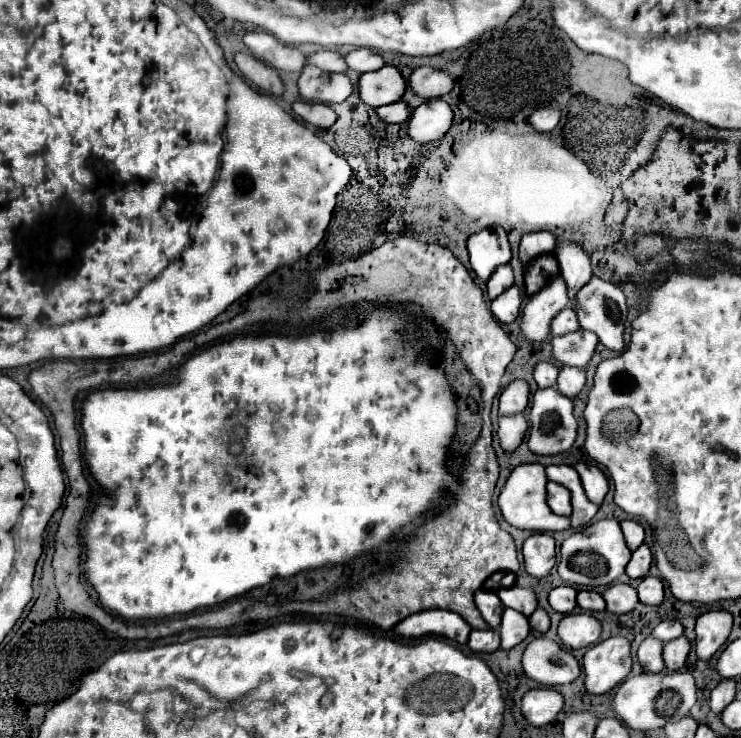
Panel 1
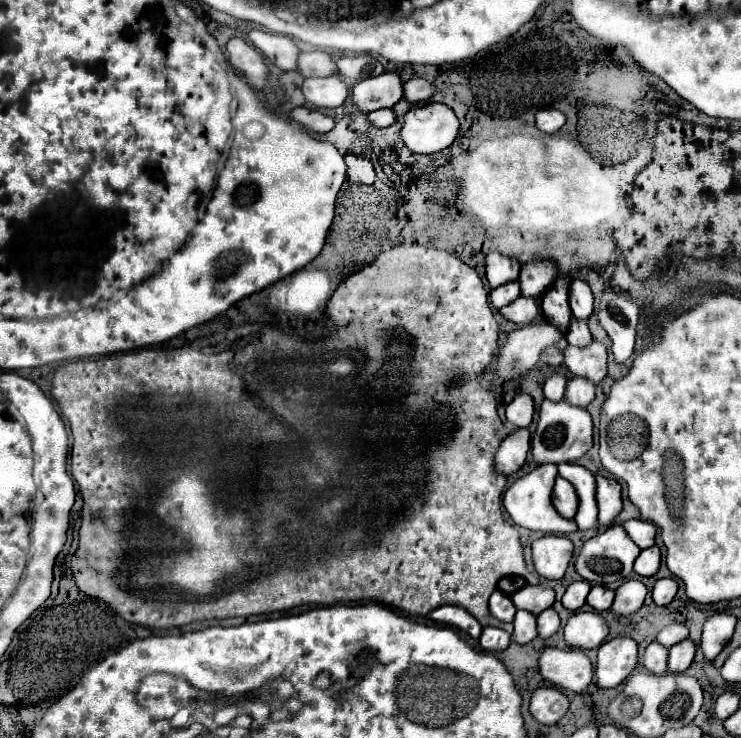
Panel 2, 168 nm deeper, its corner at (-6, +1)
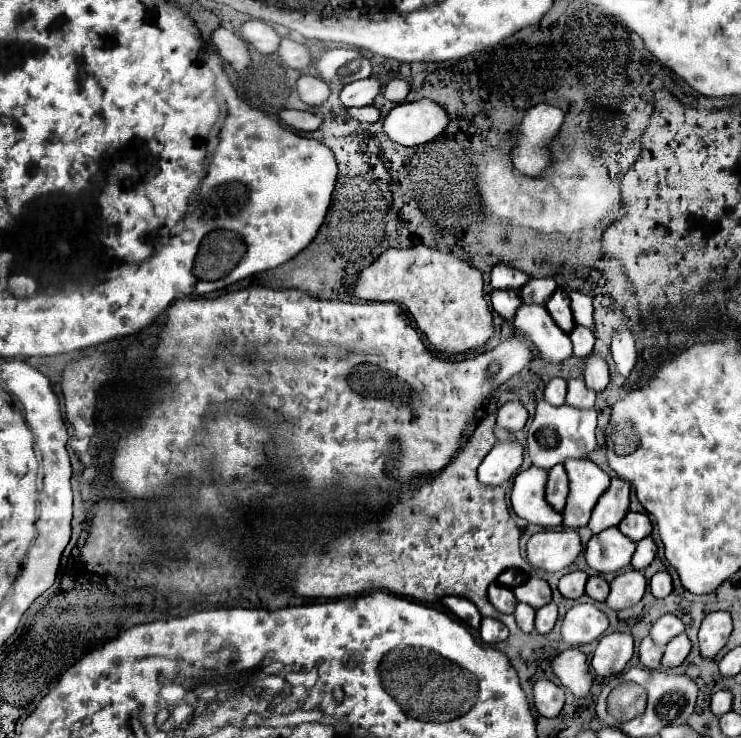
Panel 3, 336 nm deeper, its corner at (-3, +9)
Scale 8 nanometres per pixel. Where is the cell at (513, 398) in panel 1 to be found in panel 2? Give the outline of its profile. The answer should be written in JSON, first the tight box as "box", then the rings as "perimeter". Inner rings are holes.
{"box":[506,395,534,429],"perimeter":[[[518,395],[508,407],[506,407],[506,419],[514,427],[522,429],[532,423],[532,413],[534,413],[534,401],[530,395]]]}

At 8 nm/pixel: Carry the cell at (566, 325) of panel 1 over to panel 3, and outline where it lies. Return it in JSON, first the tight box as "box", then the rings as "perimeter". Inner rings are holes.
{"box":[569,325,593,359],"perimeter":[[[575,325],[575,329],[569,333],[571,341],[573,341],[573,355],[583,359],[587,355],[591,355],[593,351],[593,331],[589,327],[583,327],[583,325]]]}

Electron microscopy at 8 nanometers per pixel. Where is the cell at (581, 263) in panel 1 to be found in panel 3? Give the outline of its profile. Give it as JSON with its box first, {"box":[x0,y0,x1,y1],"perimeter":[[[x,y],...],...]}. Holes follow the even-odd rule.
{"box":[571,291,593,329],"perimeter":[[[571,291],[571,311],[575,317],[575,323],[585,325],[589,329],[593,329],[593,307],[591,307],[591,299],[579,291]]]}

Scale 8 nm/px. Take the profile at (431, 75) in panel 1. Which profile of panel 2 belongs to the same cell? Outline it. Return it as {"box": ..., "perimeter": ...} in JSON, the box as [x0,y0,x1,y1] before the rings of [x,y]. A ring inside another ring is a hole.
{"box":[402,77,434,103],"perimeter":[[[416,77],[416,79],[410,79],[402,85],[402,91],[404,91],[404,99],[410,101],[410,103],[420,103],[420,101],[428,101],[430,95],[434,93],[432,85],[422,79],[422,77]]]}

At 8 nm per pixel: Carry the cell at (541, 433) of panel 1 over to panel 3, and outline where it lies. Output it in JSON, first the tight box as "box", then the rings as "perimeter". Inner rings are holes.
{"box":[527,399,597,469],"perimeter":[[[547,399],[537,403],[535,417],[527,431],[527,451],[535,467],[551,469],[565,459],[583,459],[595,449],[595,427],[597,413],[595,409],[577,409],[571,405],[551,405]]]}

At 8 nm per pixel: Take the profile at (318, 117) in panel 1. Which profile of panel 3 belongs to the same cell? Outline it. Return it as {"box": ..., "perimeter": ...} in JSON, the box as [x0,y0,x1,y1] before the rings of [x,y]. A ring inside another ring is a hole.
{"box":[279,109,321,131],"perimeter":[[[283,109],[279,113],[281,121],[297,131],[315,131],[321,125],[321,115],[311,111],[297,111],[297,109]]]}

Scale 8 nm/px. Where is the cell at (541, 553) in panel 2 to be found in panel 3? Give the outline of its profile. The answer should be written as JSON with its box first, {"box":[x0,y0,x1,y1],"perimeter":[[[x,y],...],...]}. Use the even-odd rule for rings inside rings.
{"box":[527,529,581,571],"perimeter":[[[545,529],[527,541],[527,559],[543,571],[561,571],[581,553],[579,533],[573,529]]]}

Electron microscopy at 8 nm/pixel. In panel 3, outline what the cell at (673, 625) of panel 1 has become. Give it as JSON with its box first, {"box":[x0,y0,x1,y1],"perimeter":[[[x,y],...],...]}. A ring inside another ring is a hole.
{"box":[651,615,685,647],"perimeter":[[[663,615],[651,627],[651,639],[659,647],[665,647],[673,637],[677,637],[679,633],[683,633],[683,629],[685,629],[683,623],[675,615]]]}

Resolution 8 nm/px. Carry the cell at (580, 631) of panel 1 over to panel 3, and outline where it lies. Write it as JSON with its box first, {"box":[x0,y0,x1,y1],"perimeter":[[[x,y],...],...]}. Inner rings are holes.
{"box":[561,603,609,647],"perimeter":[[[583,603],[571,607],[561,623],[563,641],[577,647],[583,643],[591,643],[599,639],[609,627],[607,615],[599,611],[593,603]]]}

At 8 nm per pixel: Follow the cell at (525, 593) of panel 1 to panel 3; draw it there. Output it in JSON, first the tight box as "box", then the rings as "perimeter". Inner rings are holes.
{"box":[513,577,551,609],"perimeter":[[[533,577],[525,585],[515,587],[513,593],[515,593],[517,601],[527,603],[527,605],[531,605],[535,609],[539,609],[539,607],[543,607],[543,605],[547,605],[551,601],[551,587],[549,587],[547,581],[539,579],[539,577]]]}

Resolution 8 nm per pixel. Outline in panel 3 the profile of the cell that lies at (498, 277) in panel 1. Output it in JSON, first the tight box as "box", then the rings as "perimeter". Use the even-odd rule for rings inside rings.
{"box":[491,289,521,319],"perimeter":[[[497,289],[491,293],[491,305],[493,309],[505,317],[505,319],[513,319],[513,311],[517,311],[517,307],[521,305],[521,297],[517,289]]]}

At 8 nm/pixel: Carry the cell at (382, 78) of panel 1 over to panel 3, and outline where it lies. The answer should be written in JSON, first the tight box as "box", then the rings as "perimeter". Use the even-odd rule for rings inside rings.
{"box":[341,77,385,107],"perimeter":[[[367,77],[361,81],[353,81],[343,87],[341,91],[341,101],[345,107],[361,107],[361,105],[371,105],[375,97],[383,91],[385,83],[381,83],[379,77]]]}

